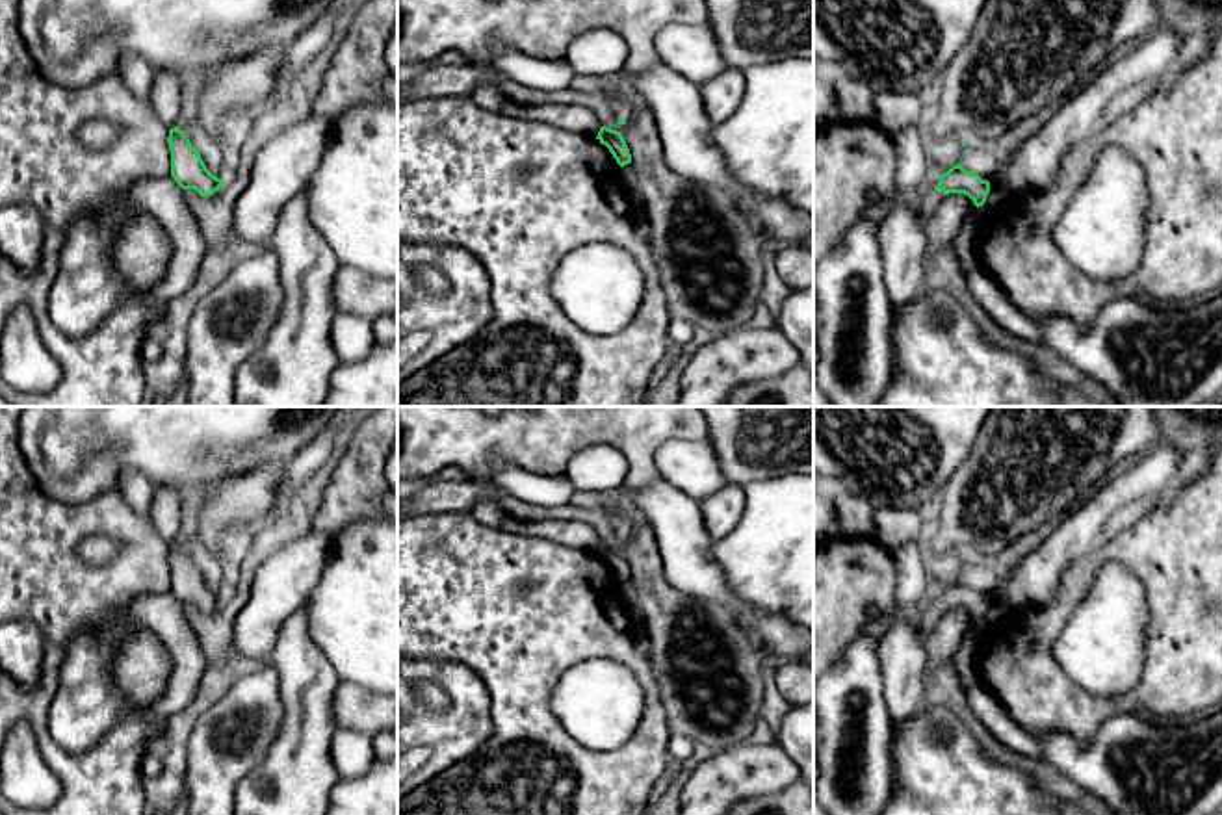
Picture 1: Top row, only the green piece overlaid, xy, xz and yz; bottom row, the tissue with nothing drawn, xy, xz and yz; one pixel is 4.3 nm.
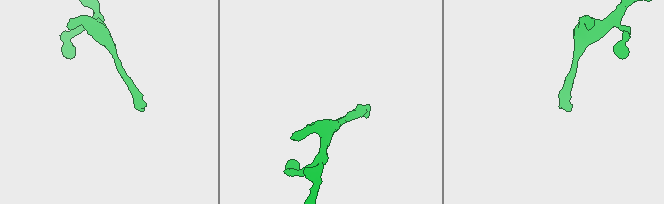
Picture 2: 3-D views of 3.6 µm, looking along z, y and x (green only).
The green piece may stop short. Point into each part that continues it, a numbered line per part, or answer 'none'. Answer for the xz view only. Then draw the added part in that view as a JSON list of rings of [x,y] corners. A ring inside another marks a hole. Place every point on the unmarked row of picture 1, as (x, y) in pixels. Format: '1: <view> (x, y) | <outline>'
1: xz (624, 522) | [[[609,511],[607,514],[613,522],[617,537],[630,537],[639,524],[630,511]]]

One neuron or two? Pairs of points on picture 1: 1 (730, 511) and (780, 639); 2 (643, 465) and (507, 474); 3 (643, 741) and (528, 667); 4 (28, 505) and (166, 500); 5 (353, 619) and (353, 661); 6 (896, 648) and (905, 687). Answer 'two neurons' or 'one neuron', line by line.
1: two neurons
2: two neurons
3: one neuron
4: two neurons
5: one neuron
6: one neuron

